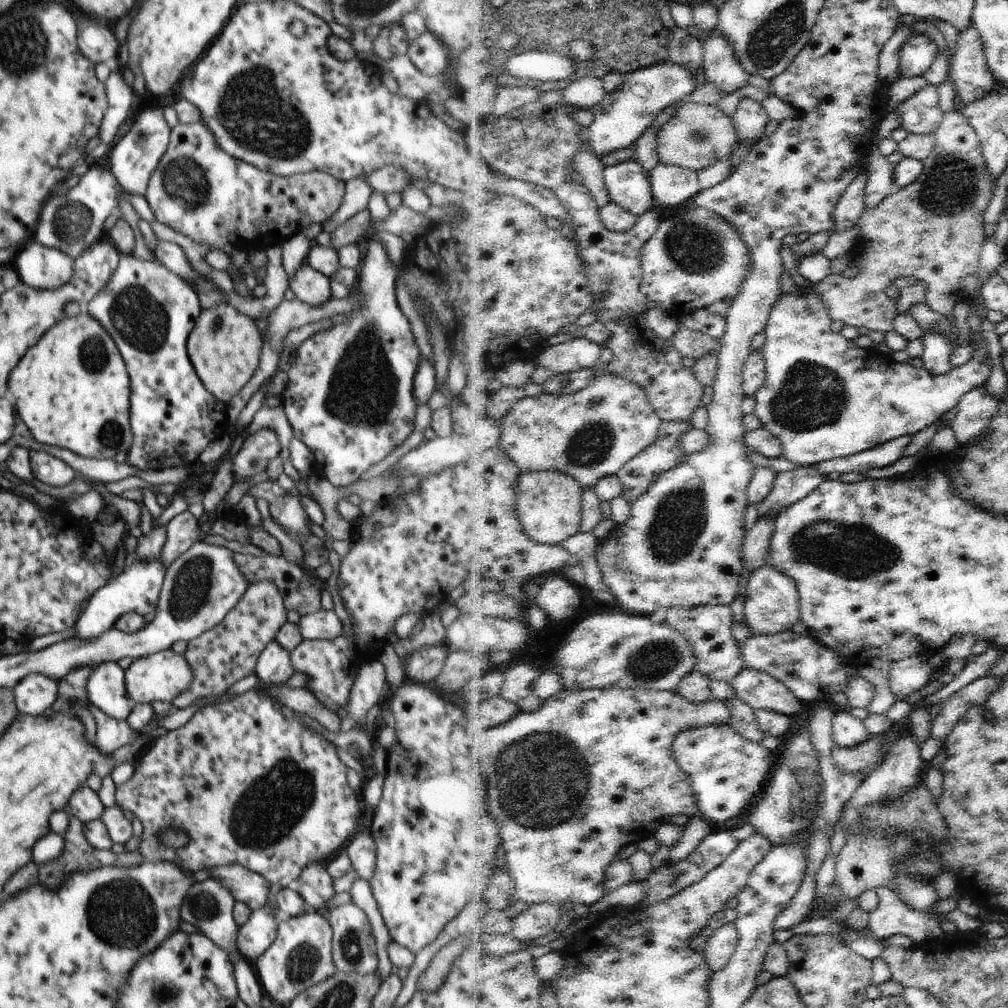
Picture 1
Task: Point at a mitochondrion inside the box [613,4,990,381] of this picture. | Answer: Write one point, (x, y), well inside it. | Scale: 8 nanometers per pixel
(950, 188)

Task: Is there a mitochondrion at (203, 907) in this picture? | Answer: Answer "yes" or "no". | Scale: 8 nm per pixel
yes

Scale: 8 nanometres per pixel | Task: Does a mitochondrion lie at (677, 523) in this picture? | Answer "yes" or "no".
yes

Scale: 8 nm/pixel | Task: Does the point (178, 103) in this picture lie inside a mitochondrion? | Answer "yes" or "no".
no

